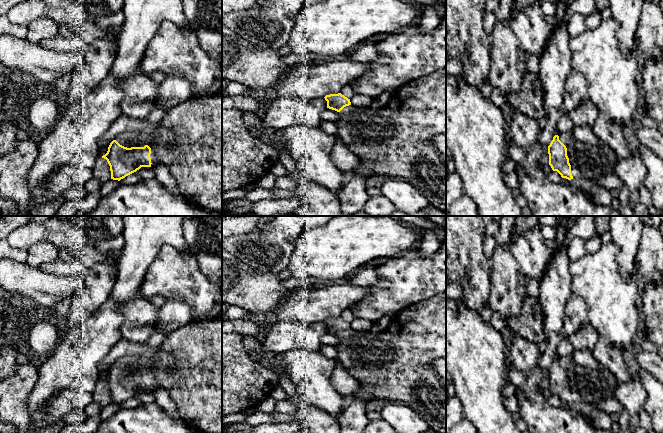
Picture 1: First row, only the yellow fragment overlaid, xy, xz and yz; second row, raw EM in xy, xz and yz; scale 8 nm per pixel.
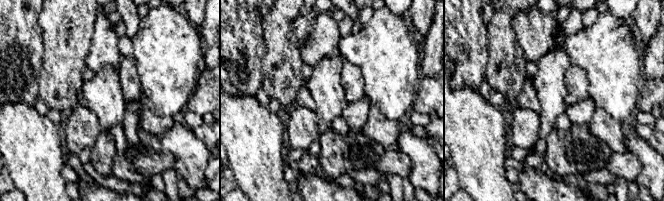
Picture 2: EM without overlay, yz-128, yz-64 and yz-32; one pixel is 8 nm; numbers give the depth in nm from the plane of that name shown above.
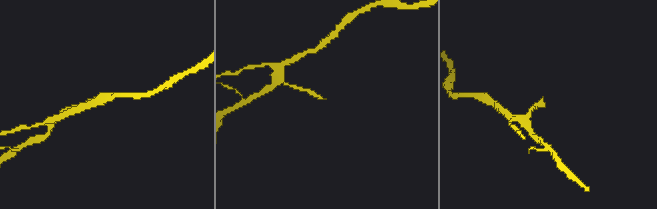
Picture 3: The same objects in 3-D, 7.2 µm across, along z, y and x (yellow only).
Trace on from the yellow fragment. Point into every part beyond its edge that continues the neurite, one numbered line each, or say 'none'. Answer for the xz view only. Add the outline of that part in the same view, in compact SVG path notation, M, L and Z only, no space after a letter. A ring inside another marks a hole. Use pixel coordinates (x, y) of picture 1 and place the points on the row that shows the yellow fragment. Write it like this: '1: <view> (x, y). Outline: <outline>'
1: xz (395, 139). Outline: M446 67L439 69L424 77L409 81L404 86L391 93L387 105L381 109L371 109L370 107L355 107L349 105L344 107L339 113L339 119L335 122L337 130L335 137L340 140L353 154L360 160L372 164L374 174L386 176L388 178L400 178L412 184L428 201L428 203L446 213L446 163L438 155L436 148L430 142L431 138L437 134L446 134Z

